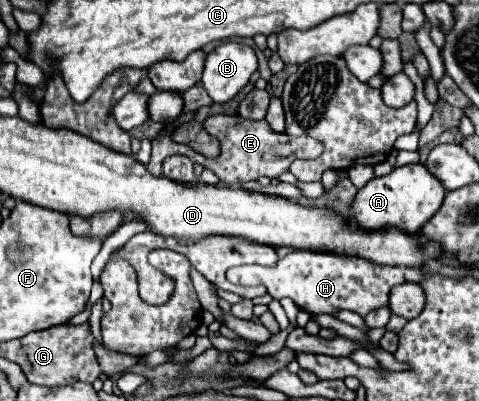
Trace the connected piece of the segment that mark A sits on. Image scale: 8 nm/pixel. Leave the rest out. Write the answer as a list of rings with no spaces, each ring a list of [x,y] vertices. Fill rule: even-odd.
[[[422,163],[396,167],[390,175],[374,177],[358,191],[352,203],[354,221],[366,229],[398,225],[408,233],[420,231],[424,223],[428,223],[430,217],[436,215],[444,197],[446,197],[446,189],[438,183],[438,179],[434,179],[434,175],[426,171]]]

